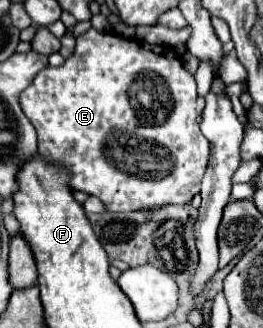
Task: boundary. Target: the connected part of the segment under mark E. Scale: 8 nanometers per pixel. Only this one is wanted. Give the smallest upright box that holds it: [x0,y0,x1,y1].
[21,29,209,211]

